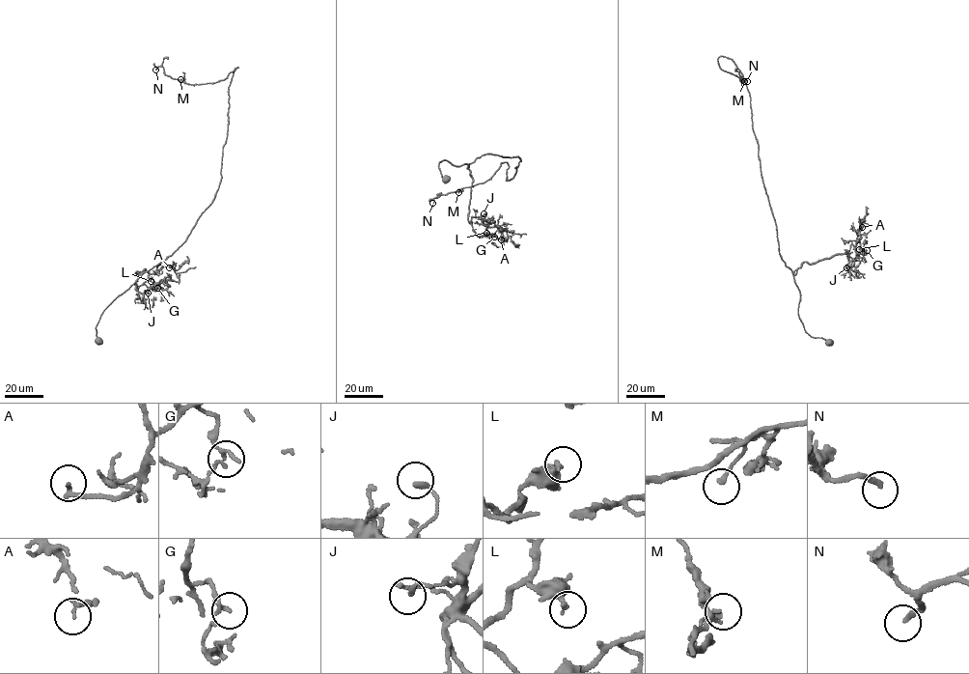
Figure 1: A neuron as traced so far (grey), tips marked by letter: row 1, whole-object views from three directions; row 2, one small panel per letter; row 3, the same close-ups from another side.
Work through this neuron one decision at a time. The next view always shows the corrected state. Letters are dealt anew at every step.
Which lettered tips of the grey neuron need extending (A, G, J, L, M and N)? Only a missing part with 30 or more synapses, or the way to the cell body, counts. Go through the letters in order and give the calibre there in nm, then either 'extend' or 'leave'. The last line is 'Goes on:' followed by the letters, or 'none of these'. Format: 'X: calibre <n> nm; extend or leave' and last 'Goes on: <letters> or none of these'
A: calibre 170 nm; leave
G: calibre 160 nm; leave
J: calibre 200 nm; leave
L: calibre 400 nm; leave
M: calibre 150 nm; leave
N: calibre 200 nm; extend
Goes on: N

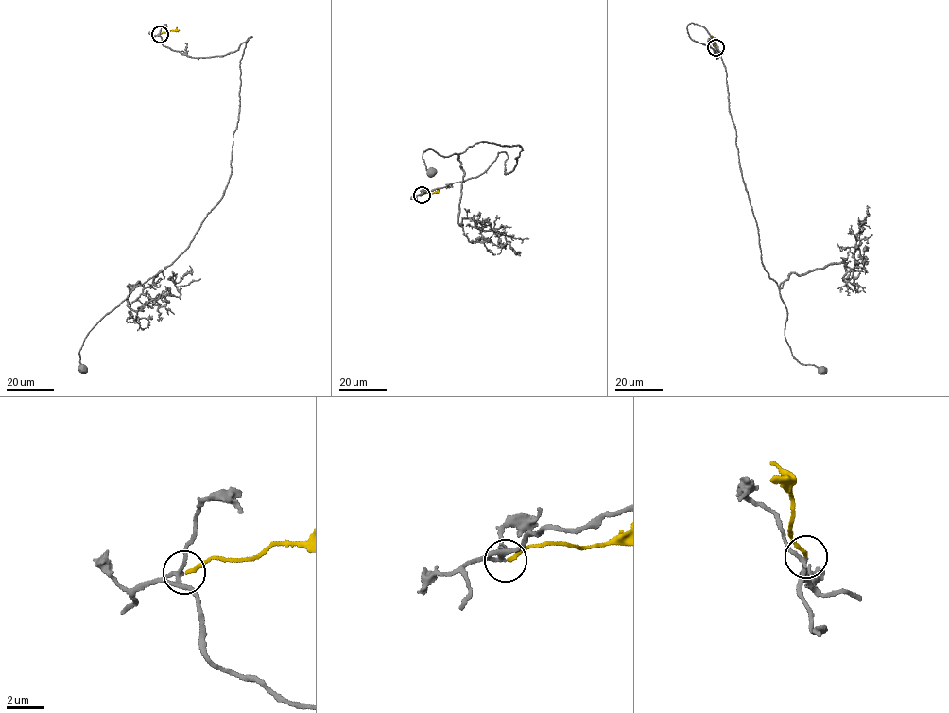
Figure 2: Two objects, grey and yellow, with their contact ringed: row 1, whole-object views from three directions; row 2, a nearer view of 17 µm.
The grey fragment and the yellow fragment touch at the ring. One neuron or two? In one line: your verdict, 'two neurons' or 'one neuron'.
one neuron

